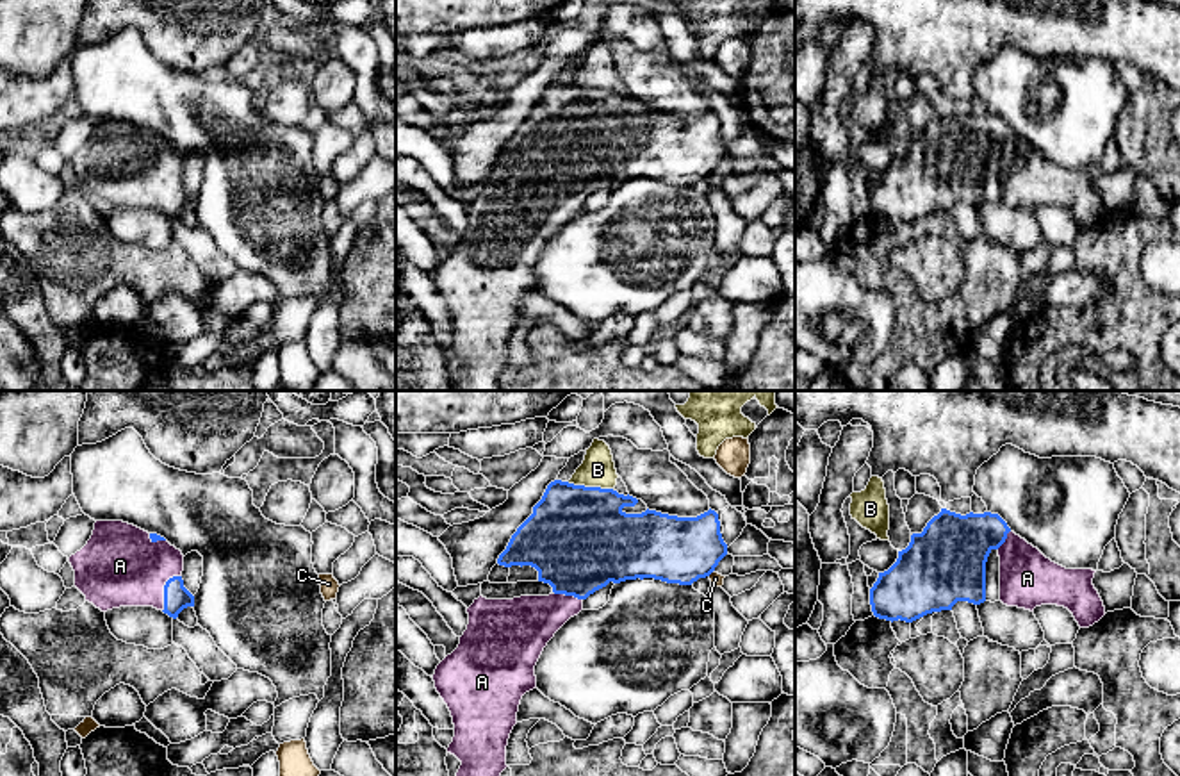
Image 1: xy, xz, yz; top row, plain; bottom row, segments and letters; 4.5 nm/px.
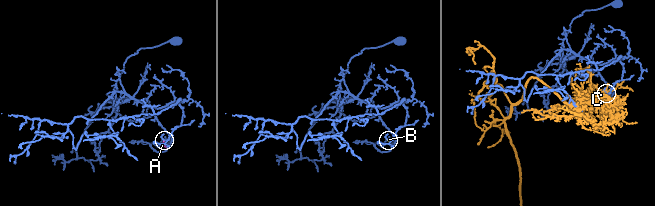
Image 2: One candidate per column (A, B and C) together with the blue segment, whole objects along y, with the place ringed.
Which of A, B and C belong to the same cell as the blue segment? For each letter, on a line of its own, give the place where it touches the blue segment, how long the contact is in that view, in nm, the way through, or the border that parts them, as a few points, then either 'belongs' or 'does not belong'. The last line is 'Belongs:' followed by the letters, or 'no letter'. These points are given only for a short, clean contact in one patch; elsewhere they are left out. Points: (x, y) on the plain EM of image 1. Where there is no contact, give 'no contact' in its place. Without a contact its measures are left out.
A: meets blue in xy at (164, 189); contact 190 nm long; runs through xy (177, 198), (164, 189), (145, 170), (120, 166); belongs
B: meets blue in xz at (590, 88); contact 220 nm long; does not belong
C: meets blue in xz at (710, 173); contact 30 nm long; does not belong
Belongs: A

